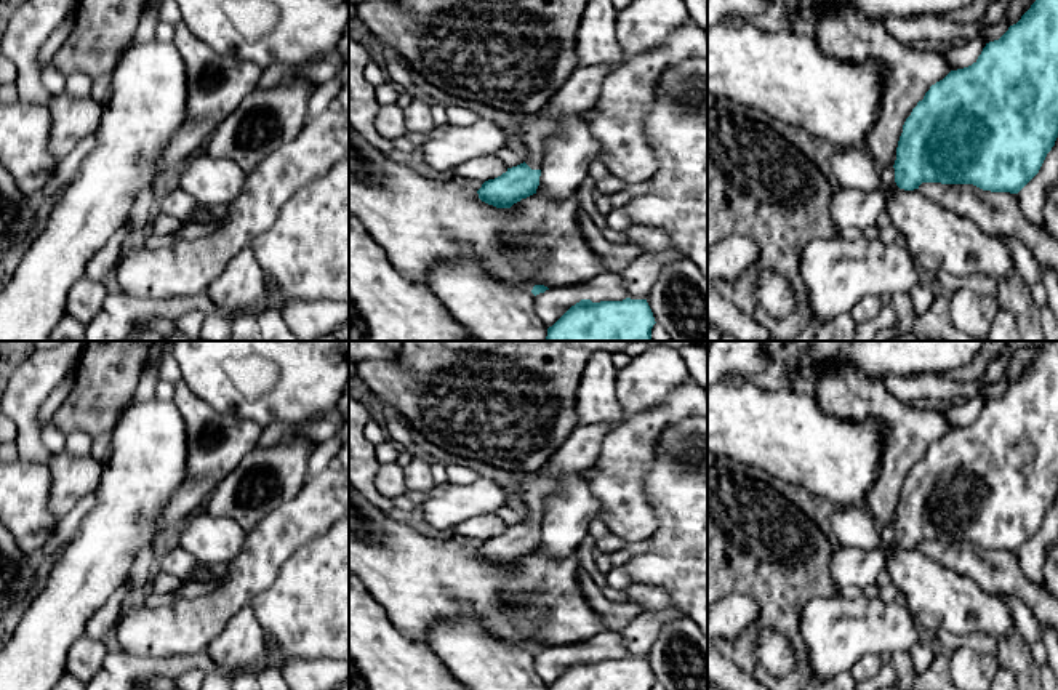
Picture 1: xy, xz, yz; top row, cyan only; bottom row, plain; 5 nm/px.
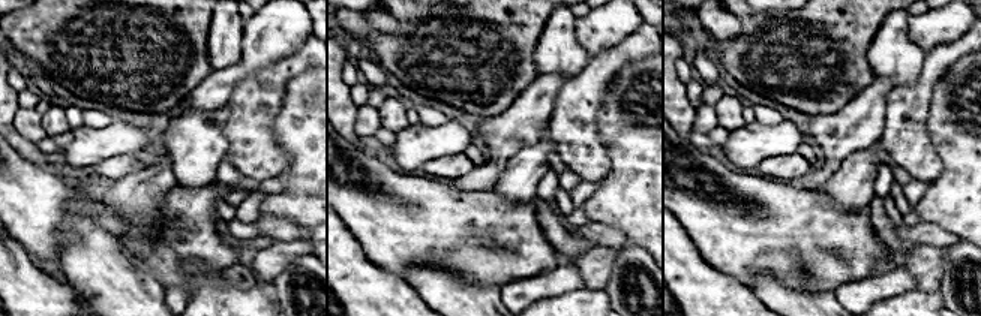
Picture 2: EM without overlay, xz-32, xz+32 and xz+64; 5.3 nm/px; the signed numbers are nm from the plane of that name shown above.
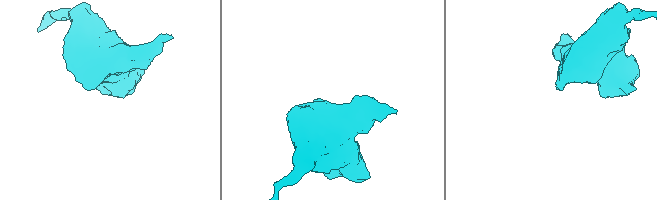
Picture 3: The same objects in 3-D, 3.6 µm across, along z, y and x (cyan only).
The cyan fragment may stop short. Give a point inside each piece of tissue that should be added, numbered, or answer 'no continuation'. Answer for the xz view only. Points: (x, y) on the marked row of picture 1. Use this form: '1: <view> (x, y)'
1: xz (580, 92)

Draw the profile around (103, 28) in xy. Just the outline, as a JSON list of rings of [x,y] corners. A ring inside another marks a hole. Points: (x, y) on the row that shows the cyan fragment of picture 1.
[[[78,0],[74,29],[53,58],[64,75],[107,74],[131,42],[147,0]]]

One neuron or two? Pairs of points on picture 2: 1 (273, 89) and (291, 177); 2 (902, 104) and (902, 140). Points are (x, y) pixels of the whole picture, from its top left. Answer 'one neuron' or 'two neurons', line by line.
1: two neurons
2: one neuron

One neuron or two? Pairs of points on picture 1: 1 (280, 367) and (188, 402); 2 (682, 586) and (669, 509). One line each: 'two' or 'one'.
1: two
2: one

